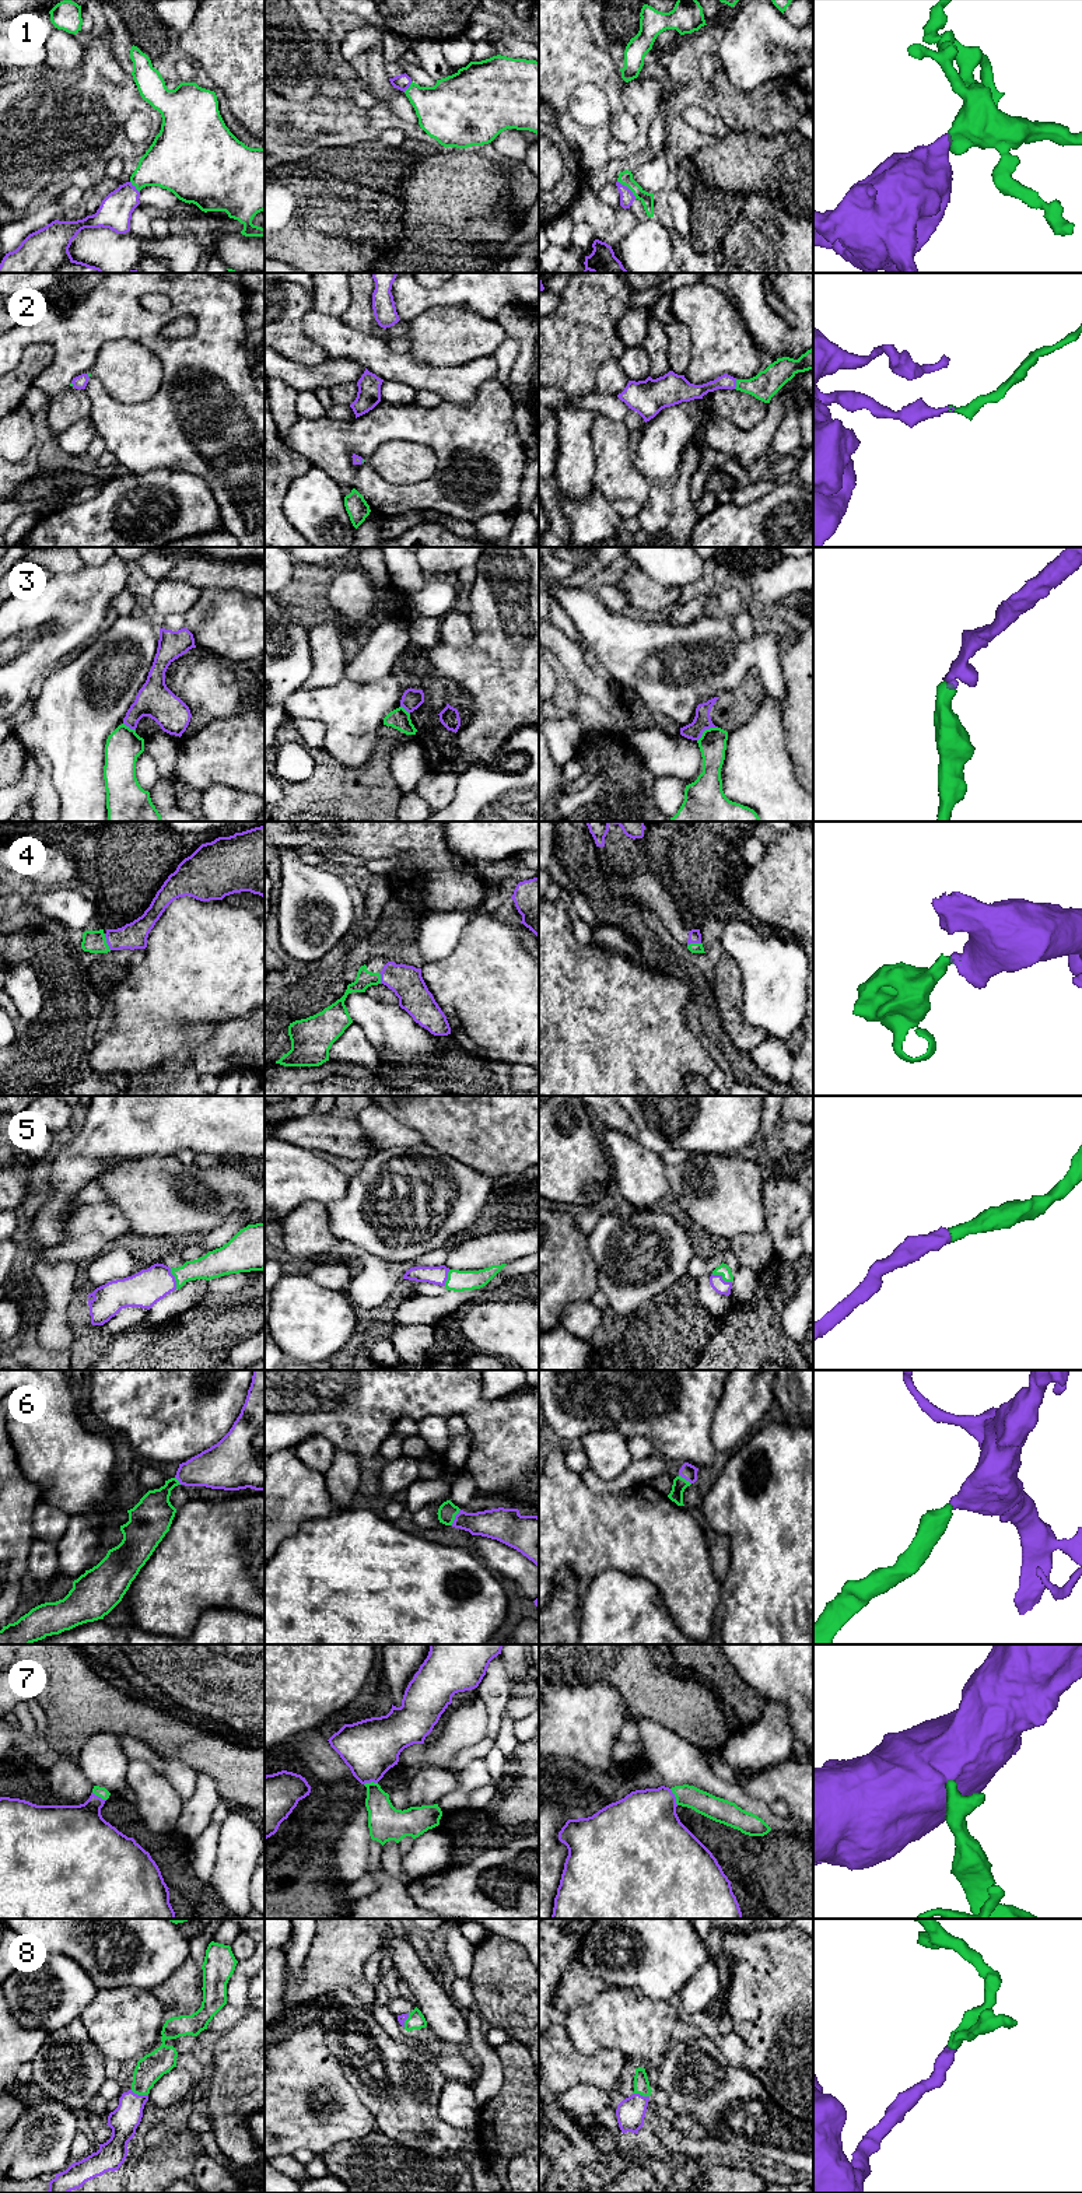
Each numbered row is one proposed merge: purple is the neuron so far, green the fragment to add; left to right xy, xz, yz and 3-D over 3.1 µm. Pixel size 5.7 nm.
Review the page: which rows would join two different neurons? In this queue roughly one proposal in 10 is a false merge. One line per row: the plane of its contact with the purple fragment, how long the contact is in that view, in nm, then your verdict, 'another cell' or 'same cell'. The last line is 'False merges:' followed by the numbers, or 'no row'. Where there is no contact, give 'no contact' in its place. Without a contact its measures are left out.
1: contact in yz; length 150 nm; same cell
2: contact in yz; length 60 nm; same cell
3: contact in yz; length 150 nm; another cell
4: contact in xy; length 100 nm; same cell
5: contact in yz; length 130 nm; same cell
6: contact in xz; length 110 nm; same cell
7: contact in yz; length 110 nm; same cell
8: contact in xy; length 110 nm; same cell
False merges: 3

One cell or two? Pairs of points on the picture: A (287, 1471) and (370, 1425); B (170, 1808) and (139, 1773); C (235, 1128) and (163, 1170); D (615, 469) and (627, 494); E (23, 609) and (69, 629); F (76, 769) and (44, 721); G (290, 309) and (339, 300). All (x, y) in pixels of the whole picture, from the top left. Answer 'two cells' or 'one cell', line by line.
A: two cells
B: one cell
C: two cells
D: one cell
E: one cell
F: one cell
G: two cells

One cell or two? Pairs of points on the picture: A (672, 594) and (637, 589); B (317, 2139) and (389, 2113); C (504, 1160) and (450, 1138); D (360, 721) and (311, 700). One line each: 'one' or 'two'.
A: one
B: two
C: one
D: one

